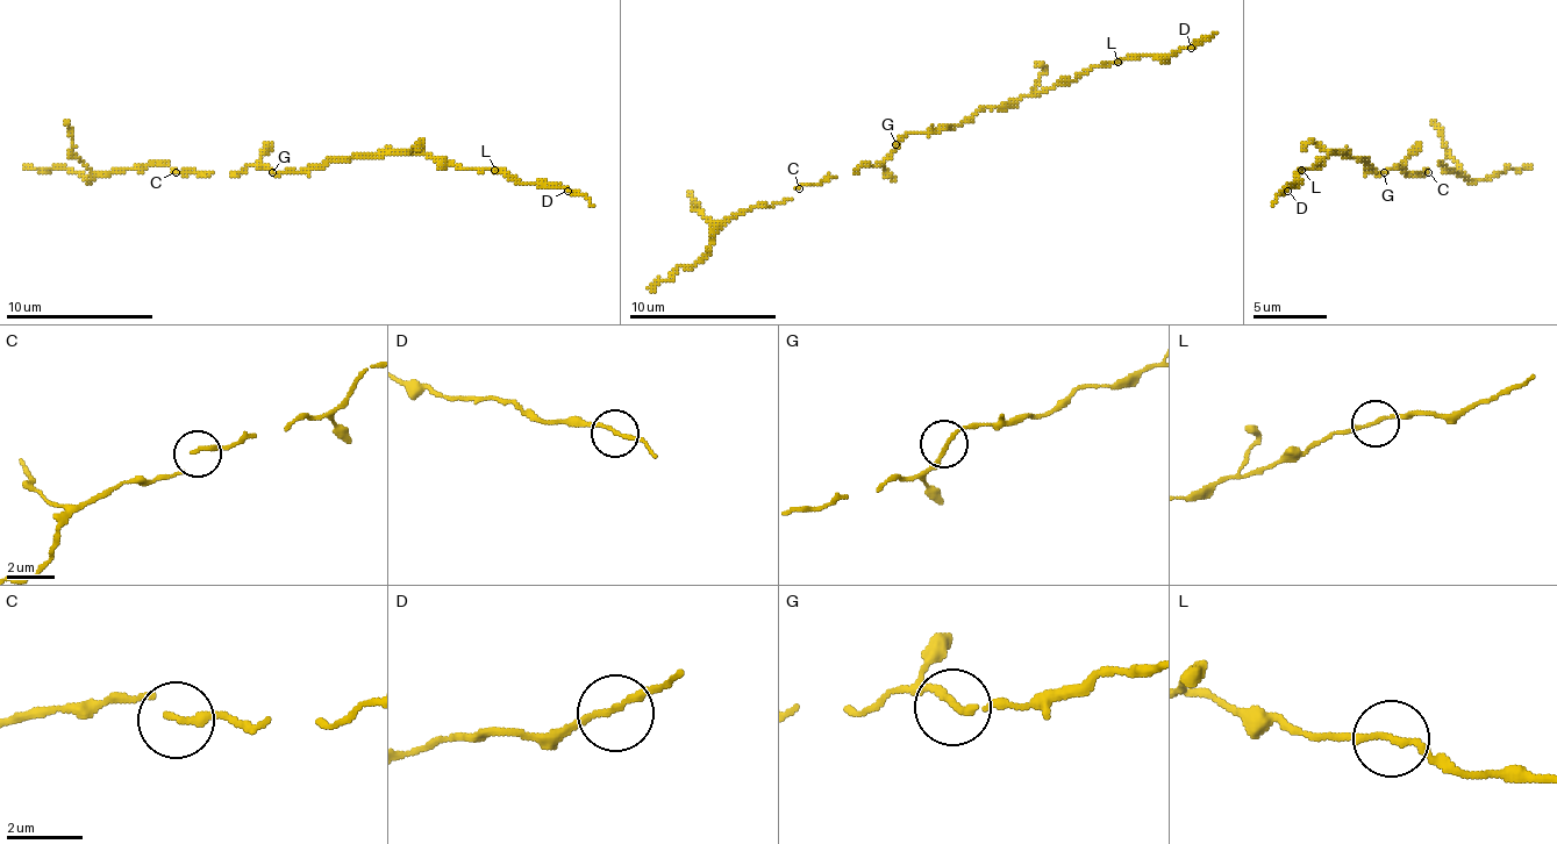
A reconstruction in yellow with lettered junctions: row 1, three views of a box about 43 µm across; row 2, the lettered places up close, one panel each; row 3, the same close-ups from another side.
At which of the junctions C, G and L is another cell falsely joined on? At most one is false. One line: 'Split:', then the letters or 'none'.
Split: none

